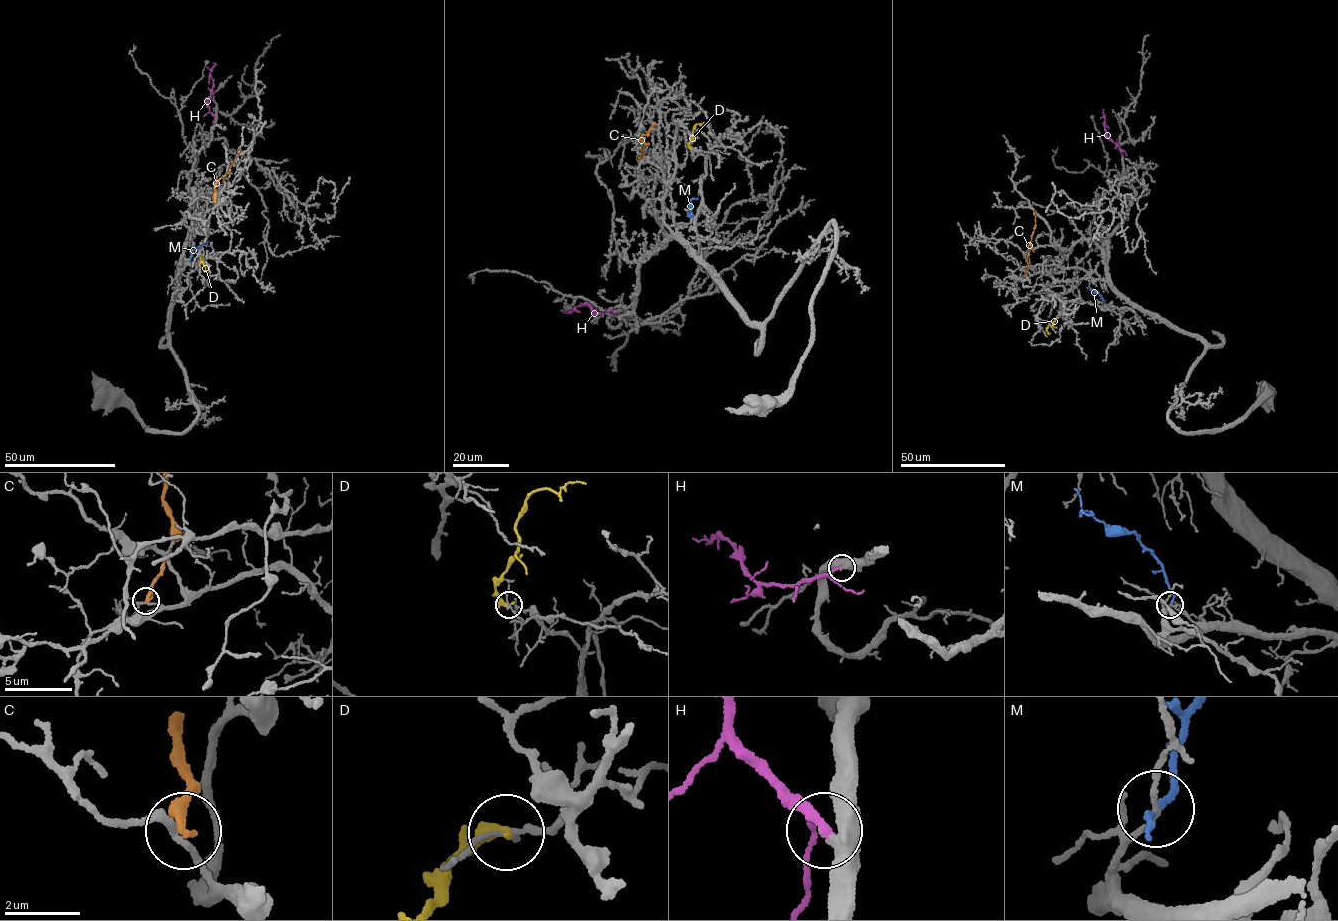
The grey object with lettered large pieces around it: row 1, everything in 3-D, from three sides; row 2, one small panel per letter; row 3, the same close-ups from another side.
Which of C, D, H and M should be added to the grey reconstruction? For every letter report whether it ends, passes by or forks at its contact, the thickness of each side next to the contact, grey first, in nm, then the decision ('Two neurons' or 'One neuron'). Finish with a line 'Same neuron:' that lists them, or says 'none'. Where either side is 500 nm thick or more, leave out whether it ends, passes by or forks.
C: It ends there. Thickness 170 nm (grey) against 280 nm. Two neurons
D: It ends there. Thickness 160 nm (grey) against 360 nm. Two neurons
H: It ends there. Thickness 380 nm (grey) against 260 nm. One neuron
M: It ends there. Thickness 130 nm (grey) against 200 nm. Two neurons
Same neuron: H

